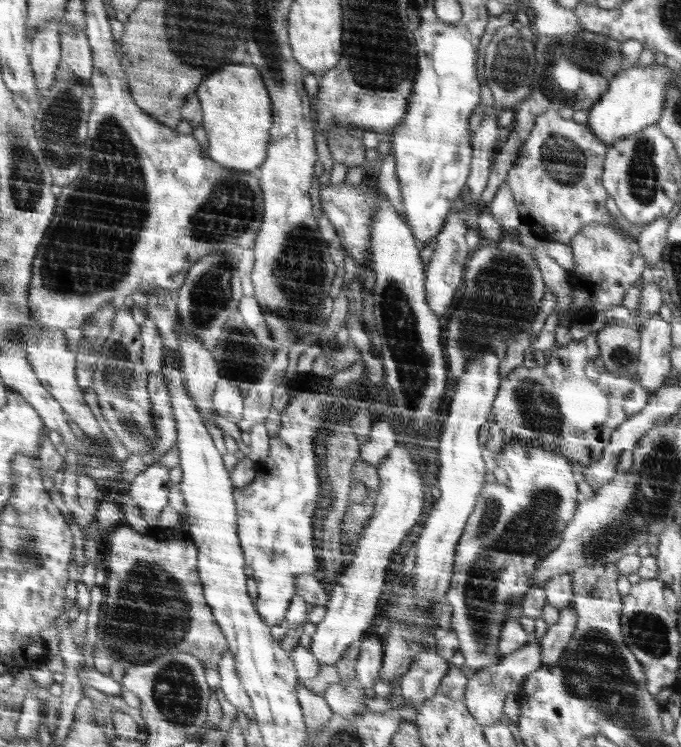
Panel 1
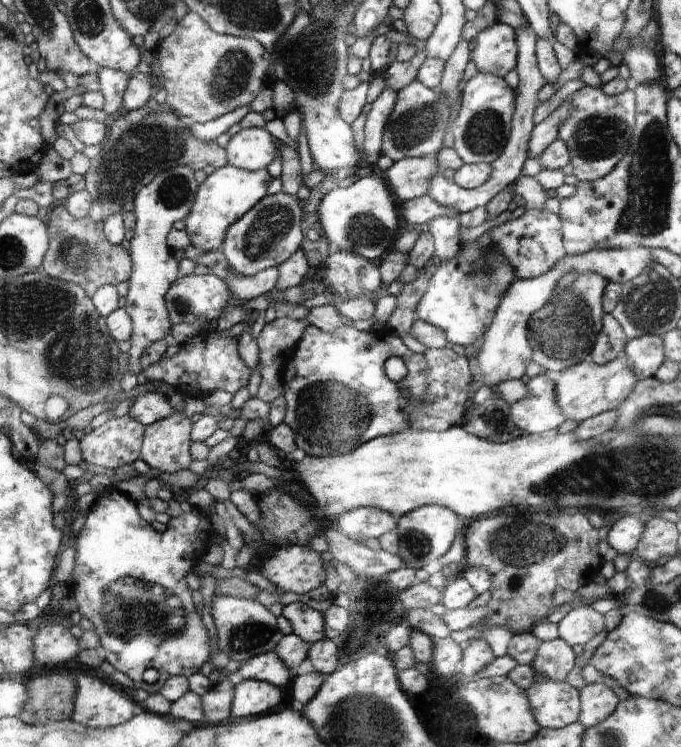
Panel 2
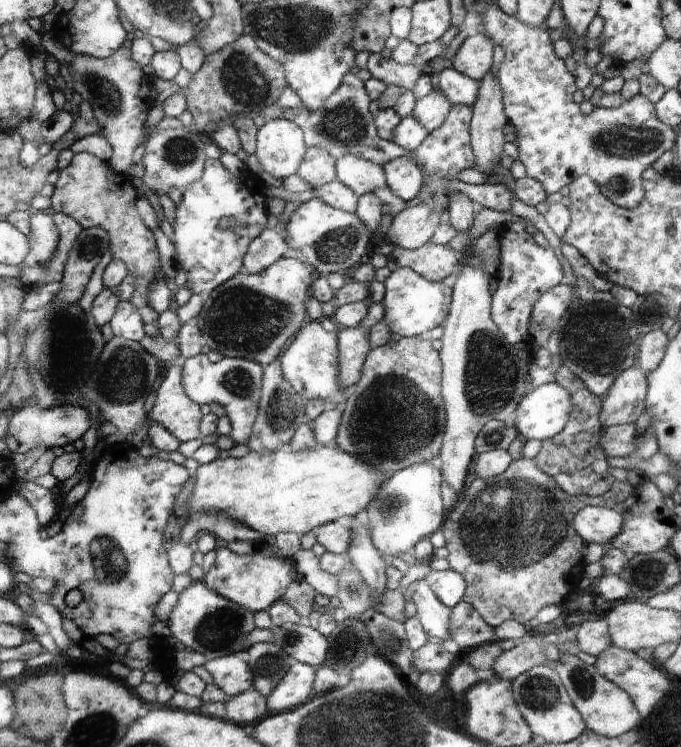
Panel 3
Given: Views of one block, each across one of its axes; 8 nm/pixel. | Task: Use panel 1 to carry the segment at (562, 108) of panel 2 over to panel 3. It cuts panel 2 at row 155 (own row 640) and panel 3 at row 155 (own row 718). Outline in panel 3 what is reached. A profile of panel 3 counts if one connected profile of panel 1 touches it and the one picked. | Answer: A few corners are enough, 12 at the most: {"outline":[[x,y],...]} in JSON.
{"outline":[[488,72],[473,104],[474,168],[494,172],[506,142],[499,78]]}

